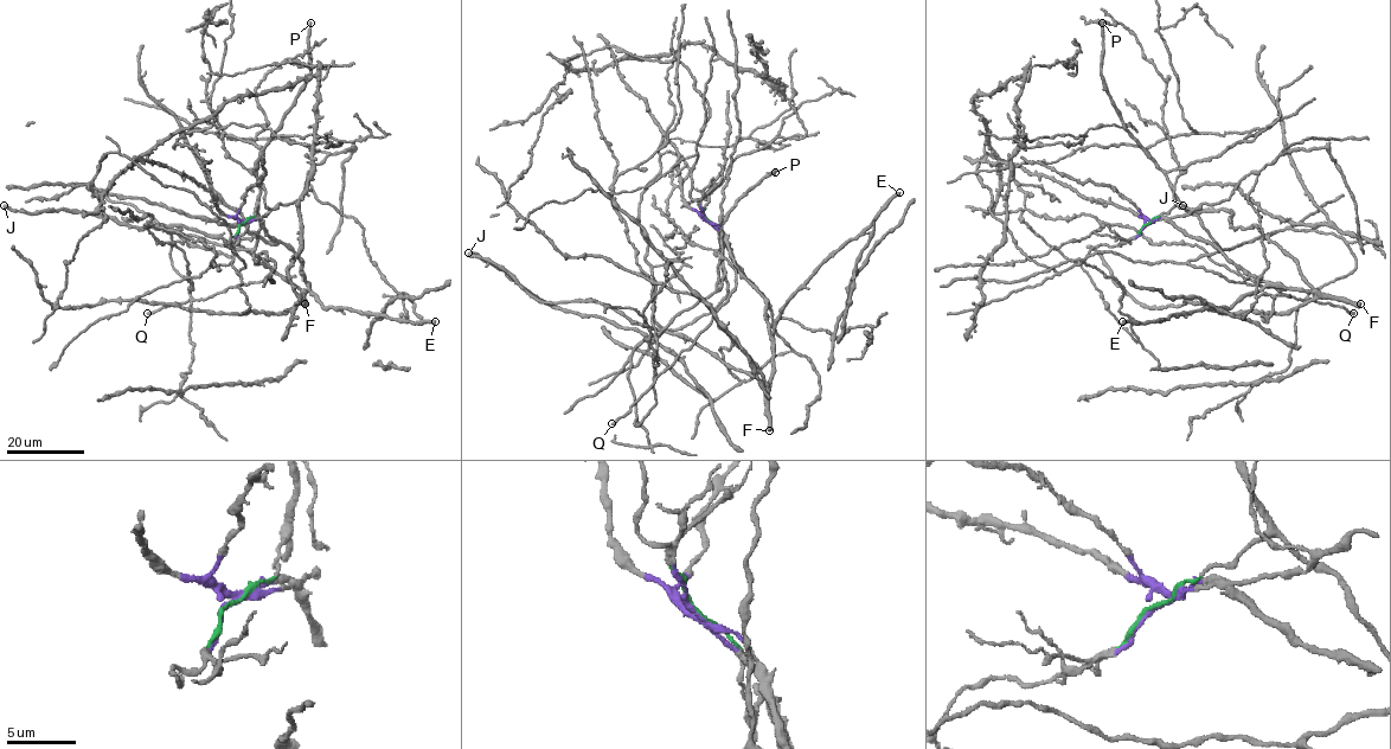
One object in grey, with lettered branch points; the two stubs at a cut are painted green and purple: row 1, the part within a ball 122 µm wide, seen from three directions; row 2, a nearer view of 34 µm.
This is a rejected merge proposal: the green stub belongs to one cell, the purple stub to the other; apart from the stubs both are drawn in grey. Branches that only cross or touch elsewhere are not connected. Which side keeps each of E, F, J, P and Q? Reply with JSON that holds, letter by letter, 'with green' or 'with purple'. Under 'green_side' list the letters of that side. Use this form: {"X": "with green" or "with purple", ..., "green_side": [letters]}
{"E": "with purple", "F": "with purple", "J": "with purple", "P": "with green", "Q": "with green", "green_side": ["P", "Q"]}

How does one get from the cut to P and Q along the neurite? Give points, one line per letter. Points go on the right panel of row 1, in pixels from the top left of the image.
P: (1147, 224), (1170, 211), (1178, 198), (1162, 171), (1123, 125), (1107, 88), (1101, 71), (1102, 21)
Q: (1147, 224), (1181, 204), (1219, 248), (1191, 264), (1354, 313)

